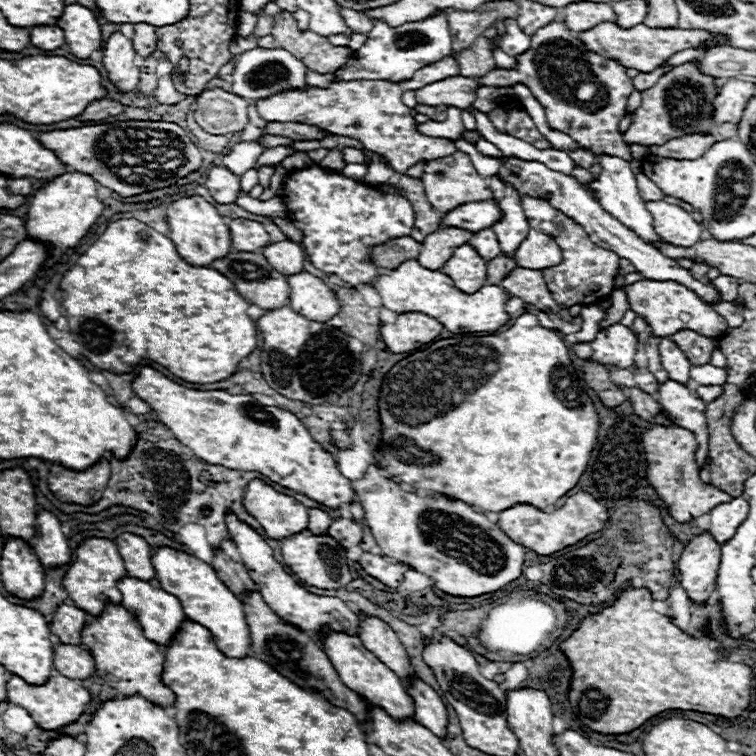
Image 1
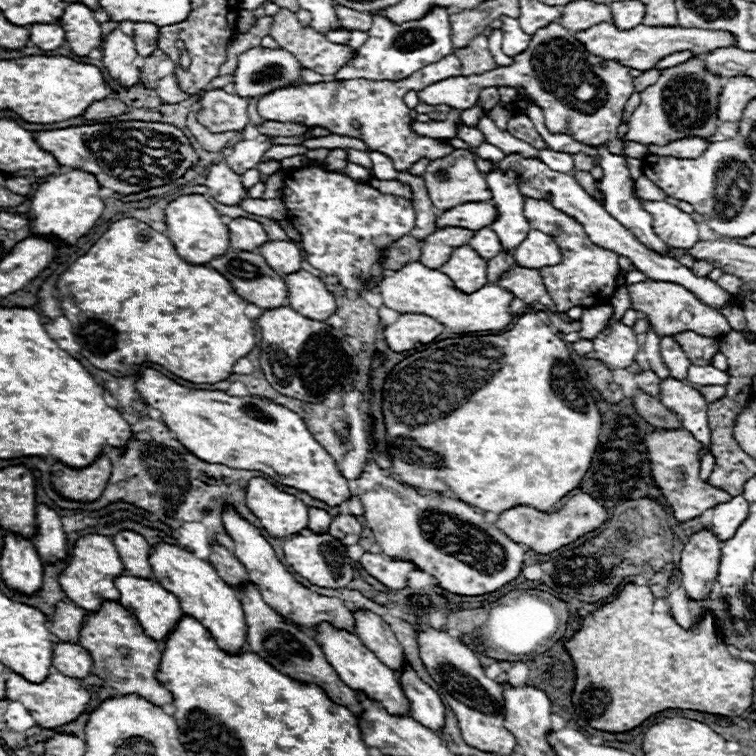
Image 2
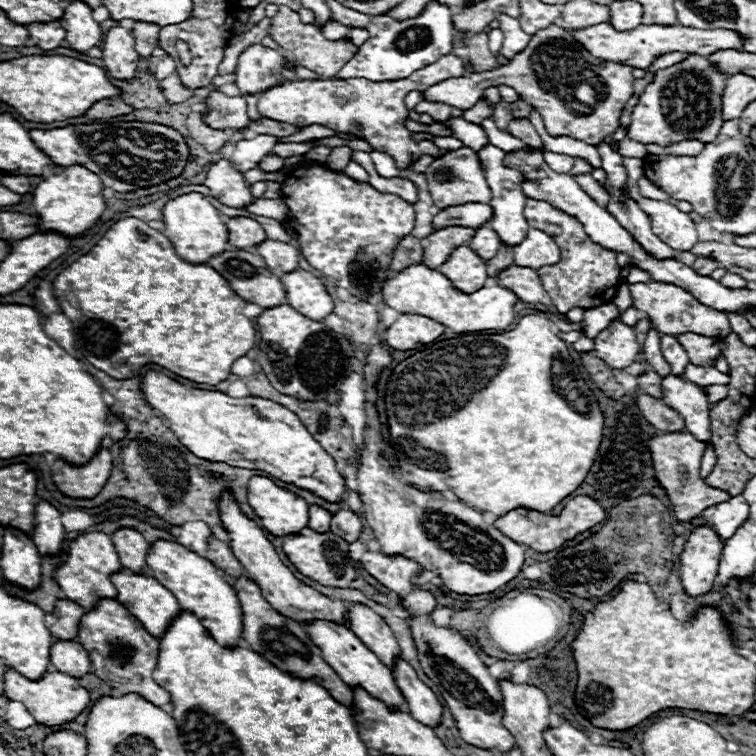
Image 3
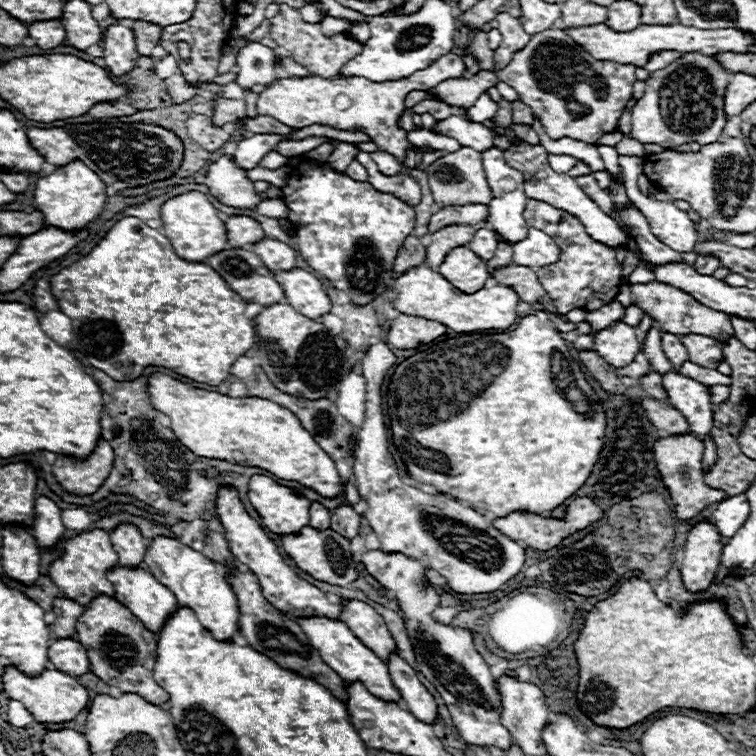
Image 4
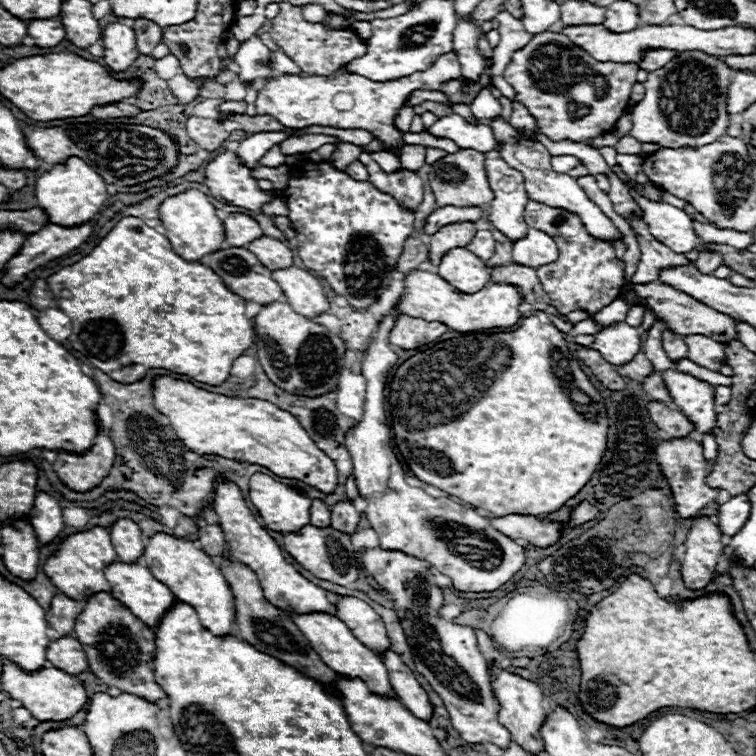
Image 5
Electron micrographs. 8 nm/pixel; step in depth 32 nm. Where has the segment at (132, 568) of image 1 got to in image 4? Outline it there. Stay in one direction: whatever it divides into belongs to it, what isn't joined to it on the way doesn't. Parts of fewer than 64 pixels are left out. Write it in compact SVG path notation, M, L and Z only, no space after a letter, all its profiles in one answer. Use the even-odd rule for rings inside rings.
M122 522L118 524L112 532L110 532L114 550L120 556L122 564L140 564L144 554L146 554L146 540L142 536L142 532L130 524L130 522Z

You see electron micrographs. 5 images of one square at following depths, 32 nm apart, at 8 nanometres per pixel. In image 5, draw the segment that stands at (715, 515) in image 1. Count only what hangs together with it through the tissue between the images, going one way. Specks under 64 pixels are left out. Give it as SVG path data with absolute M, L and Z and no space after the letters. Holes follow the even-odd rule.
M738 494L734 498L730 498L728 502L720 504L718 508L718 526L722 528L722 534L726 536L734 536L736 532L740 532L740 528L746 524L746 520L750 518L750 500L746 494Z

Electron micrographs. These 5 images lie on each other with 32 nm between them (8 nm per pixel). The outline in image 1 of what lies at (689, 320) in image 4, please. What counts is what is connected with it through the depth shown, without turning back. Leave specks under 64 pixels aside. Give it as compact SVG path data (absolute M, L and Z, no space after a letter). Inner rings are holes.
M640 280L636 284L626 286L630 310L640 314L656 336L672 336L678 330L694 330L702 336L718 338L728 330L726 320L706 302L702 302L694 292L678 282L658 282L658 280Z

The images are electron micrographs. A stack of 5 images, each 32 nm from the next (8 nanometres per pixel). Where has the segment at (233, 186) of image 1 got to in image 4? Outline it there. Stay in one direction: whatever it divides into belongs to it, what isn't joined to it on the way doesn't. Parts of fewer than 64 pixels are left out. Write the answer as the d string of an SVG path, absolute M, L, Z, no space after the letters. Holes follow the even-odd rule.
M226 154L208 166L204 184L210 188L210 194L226 206L252 210L266 200L264 194L254 190L254 182L246 176L246 170L238 168L236 160Z

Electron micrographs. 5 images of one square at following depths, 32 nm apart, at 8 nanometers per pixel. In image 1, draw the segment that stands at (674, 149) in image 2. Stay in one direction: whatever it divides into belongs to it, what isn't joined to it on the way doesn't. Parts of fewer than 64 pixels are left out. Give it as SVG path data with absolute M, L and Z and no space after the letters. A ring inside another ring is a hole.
M690 134L690 136L674 138L662 146L648 146L648 150L650 150L650 154L664 156L664 158L698 158L714 142L716 142L716 138L712 134L708 134L708 136Z

